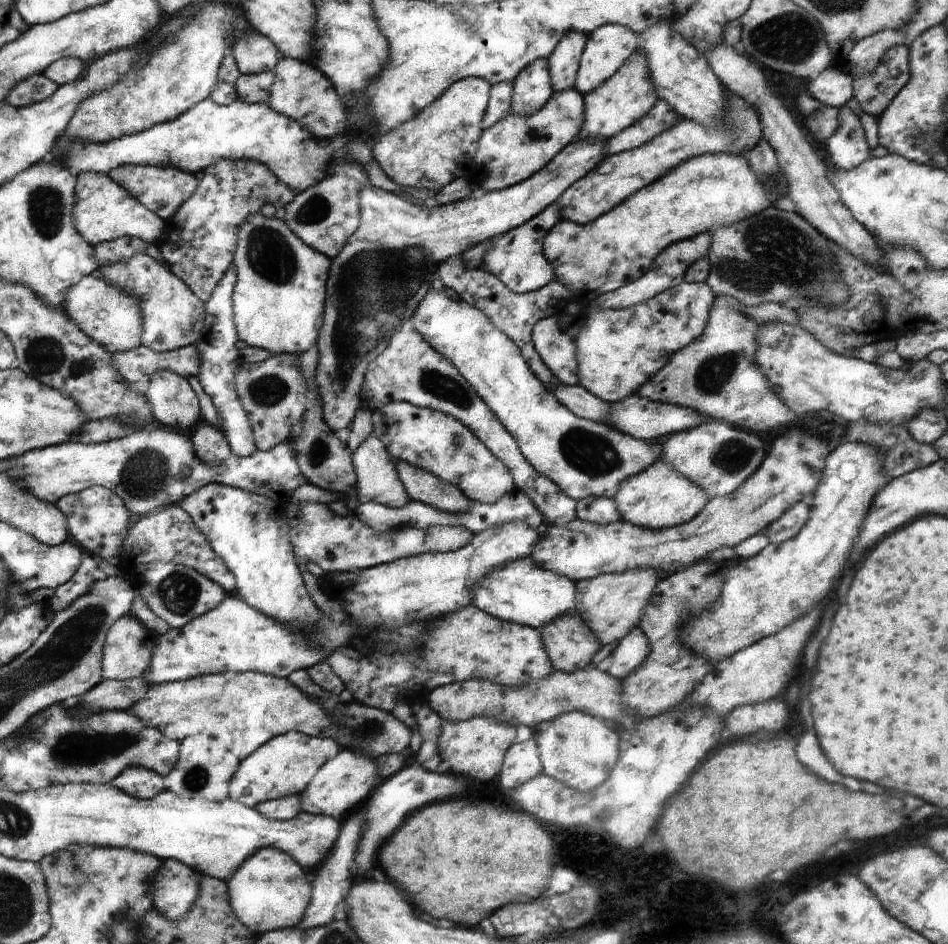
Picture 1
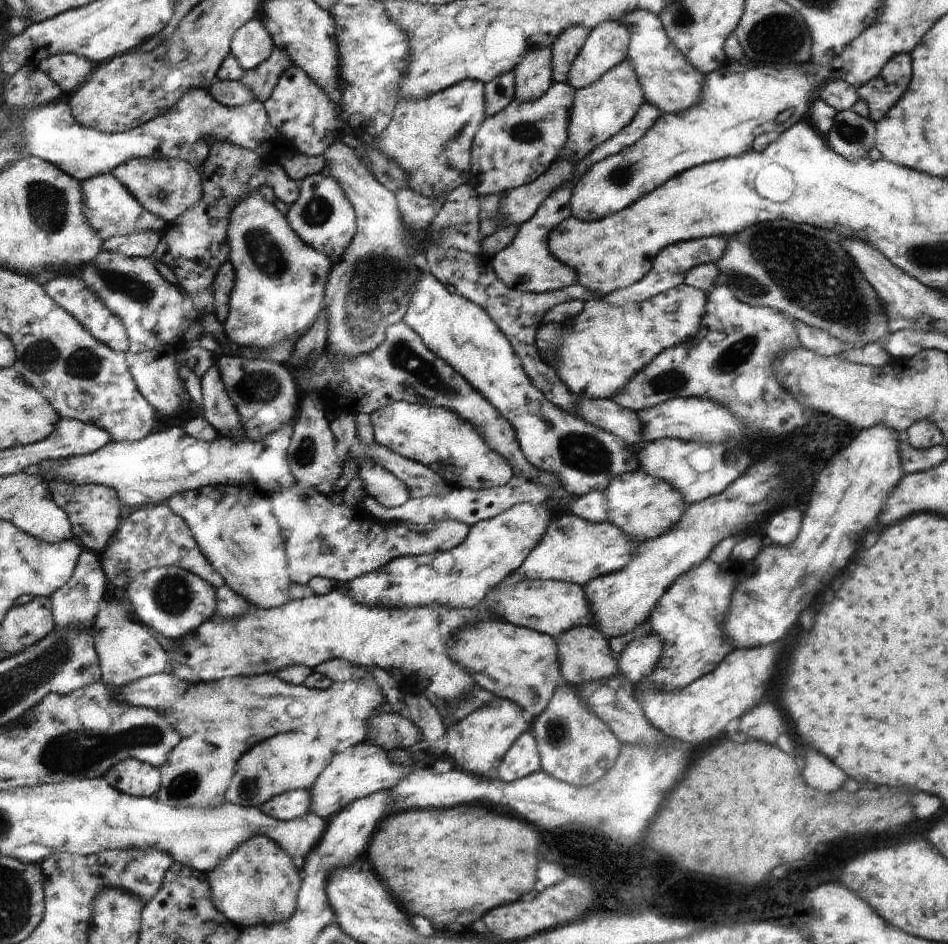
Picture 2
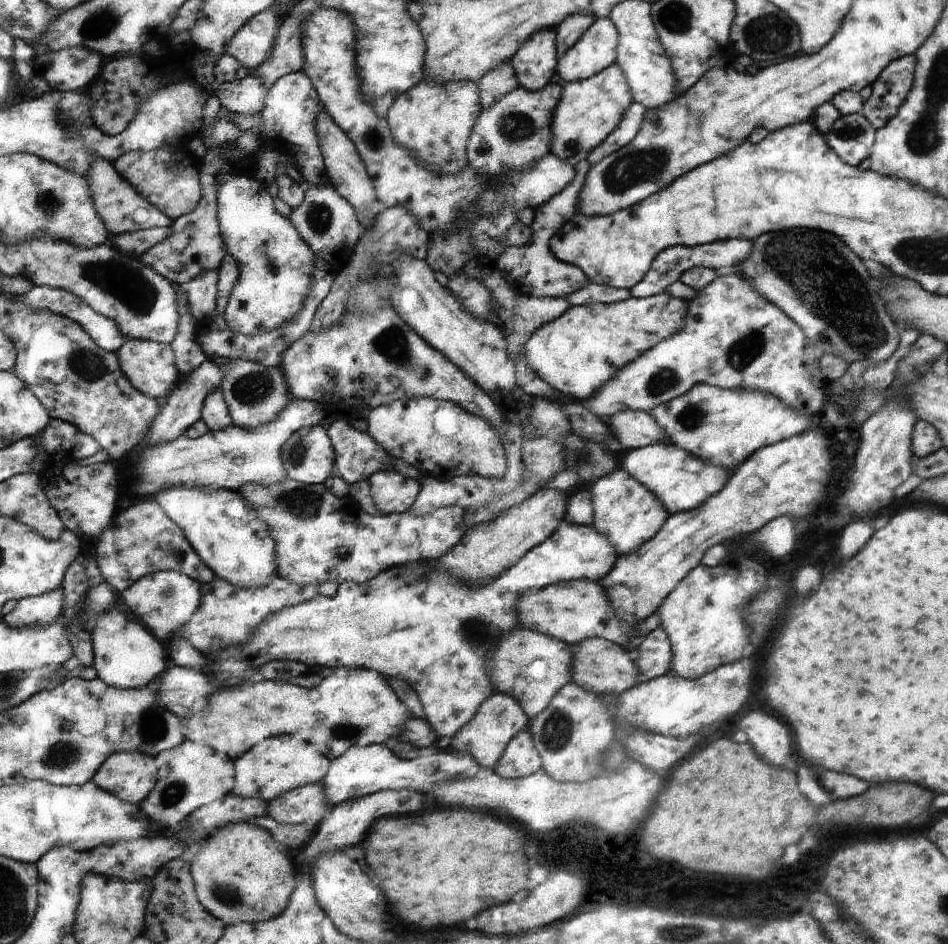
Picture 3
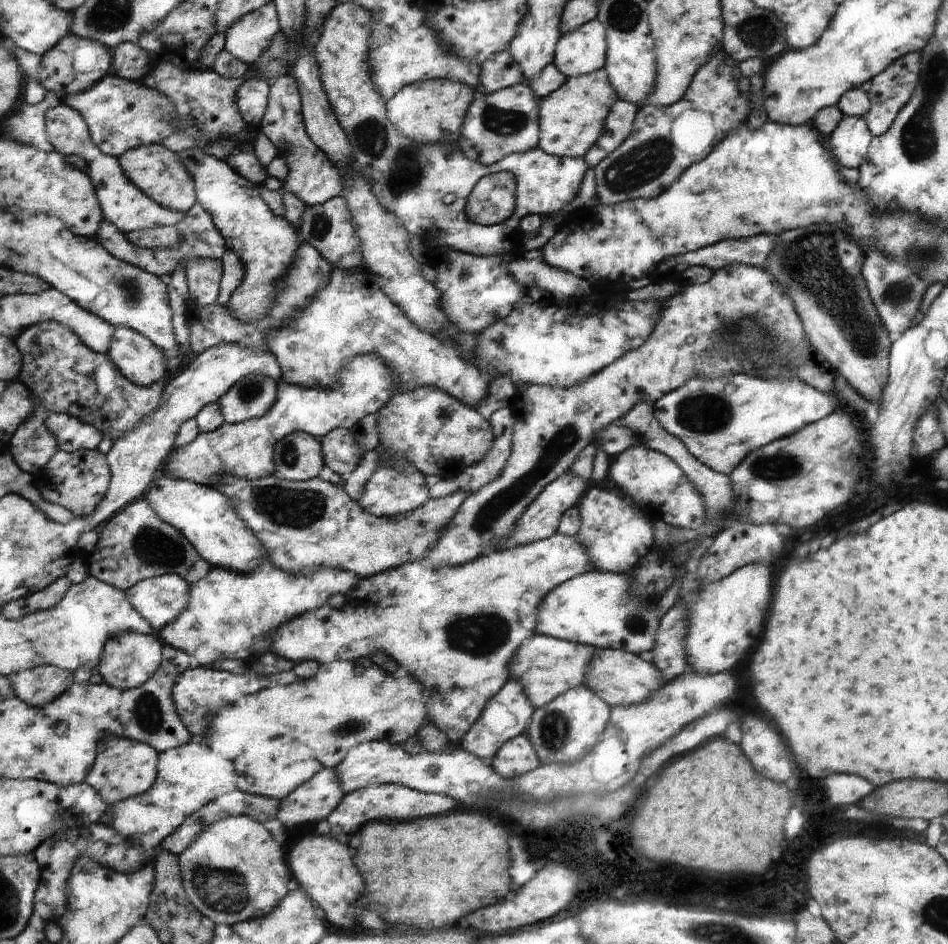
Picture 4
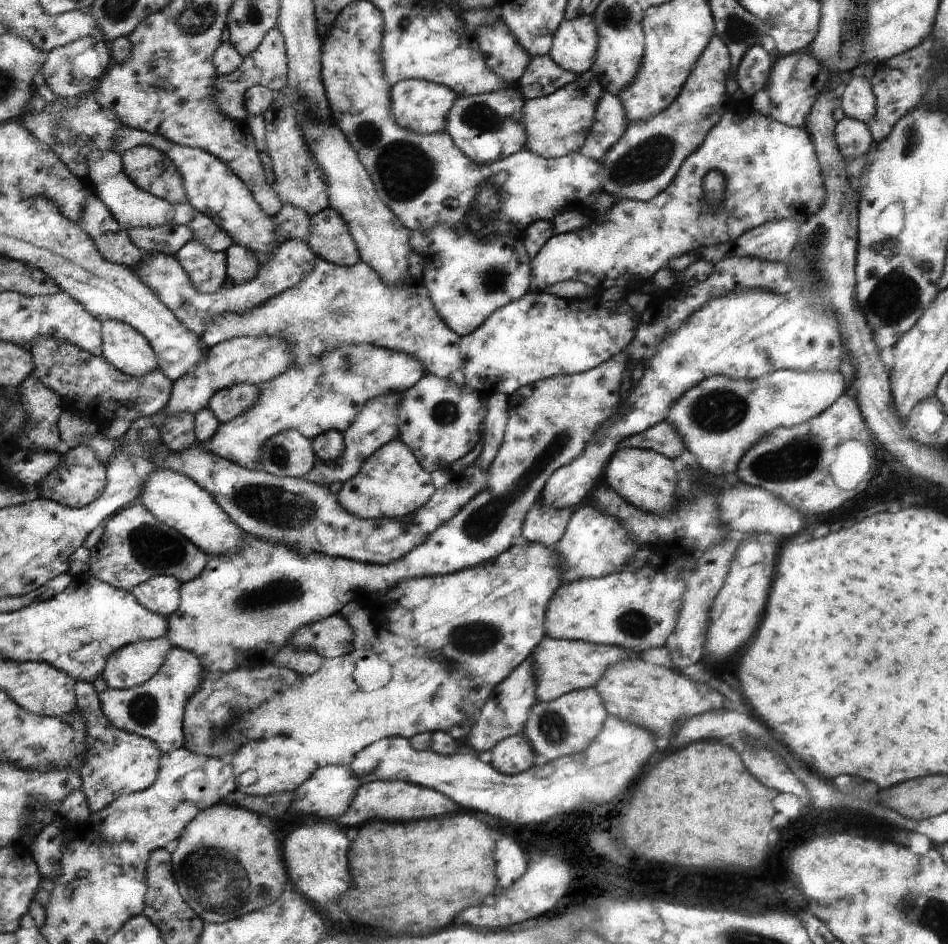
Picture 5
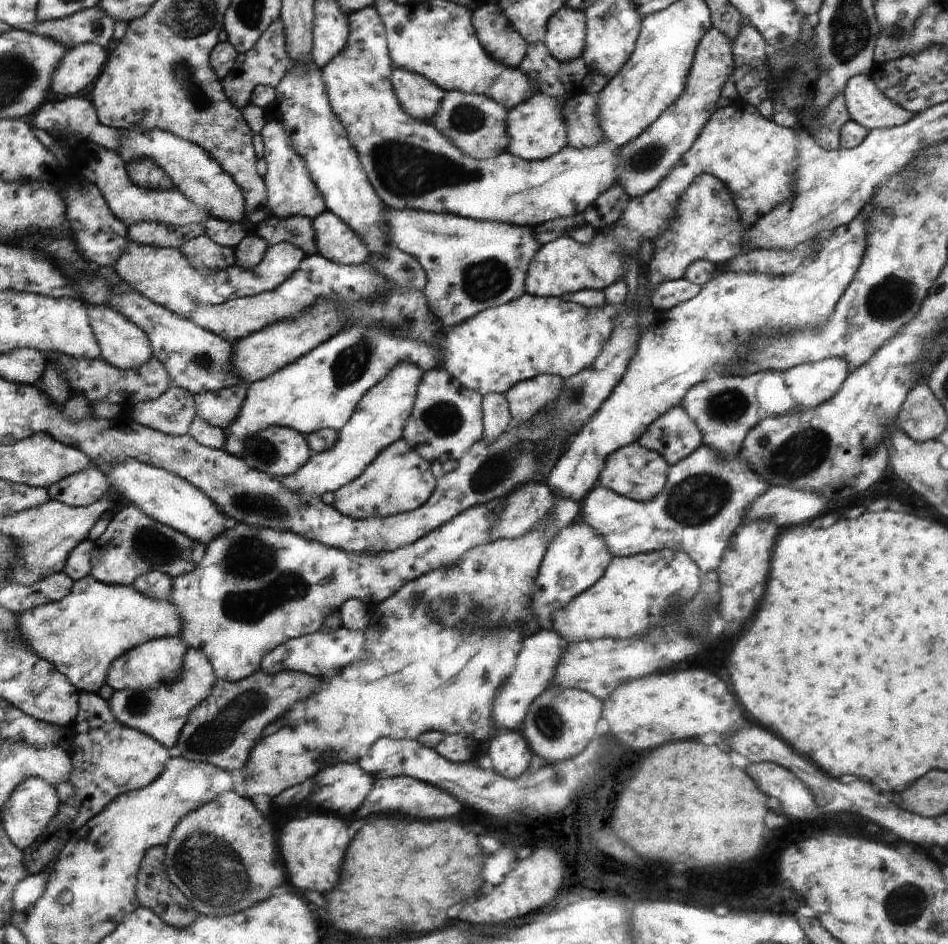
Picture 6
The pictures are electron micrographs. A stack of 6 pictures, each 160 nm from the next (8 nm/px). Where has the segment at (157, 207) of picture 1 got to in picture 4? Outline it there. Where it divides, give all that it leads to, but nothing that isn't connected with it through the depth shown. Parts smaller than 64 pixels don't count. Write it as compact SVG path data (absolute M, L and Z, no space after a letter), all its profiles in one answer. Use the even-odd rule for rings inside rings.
M152 143L130 149L118 160L125 174L137 187L163 207L185 213L198 202L196 181L189 170L186 170L185 163L181 161L180 155L167 149L162 143Z

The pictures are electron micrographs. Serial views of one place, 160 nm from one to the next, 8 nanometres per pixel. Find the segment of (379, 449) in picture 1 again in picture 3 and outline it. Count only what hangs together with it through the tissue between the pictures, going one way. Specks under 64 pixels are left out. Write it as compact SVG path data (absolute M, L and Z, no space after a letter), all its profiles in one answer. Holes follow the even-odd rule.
M378 471L368 479L371 500L384 515L410 510L421 490L416 479L396 471Z

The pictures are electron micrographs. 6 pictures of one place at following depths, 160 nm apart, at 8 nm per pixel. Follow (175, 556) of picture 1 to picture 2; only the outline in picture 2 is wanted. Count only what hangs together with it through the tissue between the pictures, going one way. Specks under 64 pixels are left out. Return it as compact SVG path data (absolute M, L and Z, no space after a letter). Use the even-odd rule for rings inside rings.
M166 503L157 506L146 505L130 514L99 555L108 583L121 588L126 588L132 583L134 576L144 573L145 570L173 566L197 574L215 588L225 585L223 576L202 554L197 539L194 538L193 531L190 530L185 519L174 514Z

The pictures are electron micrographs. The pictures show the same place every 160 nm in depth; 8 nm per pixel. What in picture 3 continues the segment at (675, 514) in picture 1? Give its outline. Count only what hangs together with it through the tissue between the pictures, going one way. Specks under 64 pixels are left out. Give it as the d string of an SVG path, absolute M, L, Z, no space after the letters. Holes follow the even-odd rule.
M618 468L594 481L591 490L594 509L592 526L614 545L618 556L632 553L652 540L670 516L661 499L624 469Z

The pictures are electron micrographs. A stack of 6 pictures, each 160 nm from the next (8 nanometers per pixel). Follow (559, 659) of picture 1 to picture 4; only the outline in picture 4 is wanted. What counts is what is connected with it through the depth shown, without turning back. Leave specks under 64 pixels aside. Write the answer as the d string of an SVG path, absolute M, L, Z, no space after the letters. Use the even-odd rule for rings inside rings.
M596 648L596 656L588 666L584 682L586 687L595 691L610 706L641 704L658 692L663 684L664 678L653 663L642 660L630 651L613 648Z

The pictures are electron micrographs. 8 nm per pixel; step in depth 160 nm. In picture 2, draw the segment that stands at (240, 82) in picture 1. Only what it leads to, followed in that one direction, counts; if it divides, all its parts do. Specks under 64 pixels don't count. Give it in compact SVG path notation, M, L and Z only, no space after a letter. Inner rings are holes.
M282 46L276 47L264 64L245 71L240 81L252 91L253 98L263 104L272 96L282 74L286 73L290 65L292 59L288 56L288 52Z

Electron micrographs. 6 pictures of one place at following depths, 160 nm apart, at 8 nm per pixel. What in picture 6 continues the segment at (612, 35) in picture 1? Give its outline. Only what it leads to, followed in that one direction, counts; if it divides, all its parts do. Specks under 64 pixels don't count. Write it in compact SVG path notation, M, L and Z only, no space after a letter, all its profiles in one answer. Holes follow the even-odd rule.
M562 7L548 24L544 43L560 62L570 62L582 56L588 34L585 11Z

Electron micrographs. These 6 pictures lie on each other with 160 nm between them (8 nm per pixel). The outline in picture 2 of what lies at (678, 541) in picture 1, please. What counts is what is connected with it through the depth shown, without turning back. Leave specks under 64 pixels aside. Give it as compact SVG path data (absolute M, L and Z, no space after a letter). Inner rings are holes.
M574 514L552 517L540 544L526 557L524 564L510 574L509 579L511 582L524 578L550 579L576 583L584 588L596 577L604 577L605 574L624 569L638 554L641 544L638 539L609 522L588 522Z

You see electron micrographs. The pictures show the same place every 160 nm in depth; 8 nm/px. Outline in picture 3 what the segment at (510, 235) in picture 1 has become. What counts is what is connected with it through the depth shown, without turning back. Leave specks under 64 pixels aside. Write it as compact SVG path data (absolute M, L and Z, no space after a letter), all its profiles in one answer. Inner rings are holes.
M586 161L577 162L576 178L568 188L562 190L556 196L546 201L544 205L534 208L536 211L533 224L528 228L531 230L529 239L518 246L509 246L494 263L495 271L506 278L508 285L517 293L528 292L534 297L554 297L566 299L568 295L584 288L589 283L584 271L577 266L559 261L550 248L550 239L558 232L558 228L564 224L566 219L570 219L569 214L574 214L579 208L579 194L582 190L586 175L591 164ZM563 214L568 216L556 216Z

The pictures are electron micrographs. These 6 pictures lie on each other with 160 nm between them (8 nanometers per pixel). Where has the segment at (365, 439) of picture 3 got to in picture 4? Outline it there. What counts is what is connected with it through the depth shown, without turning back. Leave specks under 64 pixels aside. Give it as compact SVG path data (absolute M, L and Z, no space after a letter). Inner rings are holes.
M338 427L328 436L322 437L321 442L326 466L343 478L347 478L357 468L364 456L356 436L349 429Z

